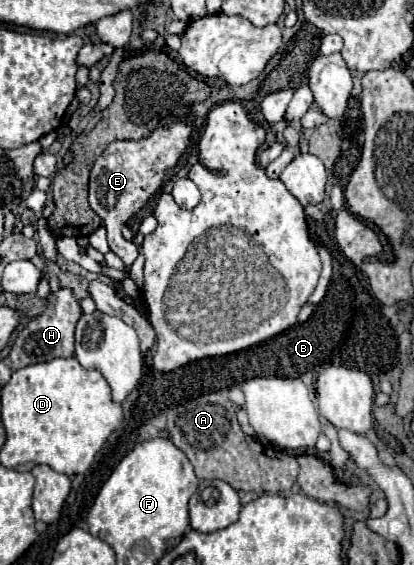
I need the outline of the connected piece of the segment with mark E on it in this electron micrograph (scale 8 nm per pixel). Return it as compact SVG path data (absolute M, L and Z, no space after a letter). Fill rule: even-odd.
M177 122L169 128L157 128L151 136L135 142L113 140L91 168L89 206L93 208L95 214L99 214L103 226L107 228L107 240L111 252L115 252L127 268L135 262L139 248L121 236L121 228L137 210L143 208L143 204L151 198L151 194L157 188L161 188L165 172L177 164L177 160L189 146L189 136L191 136L191 124Z

